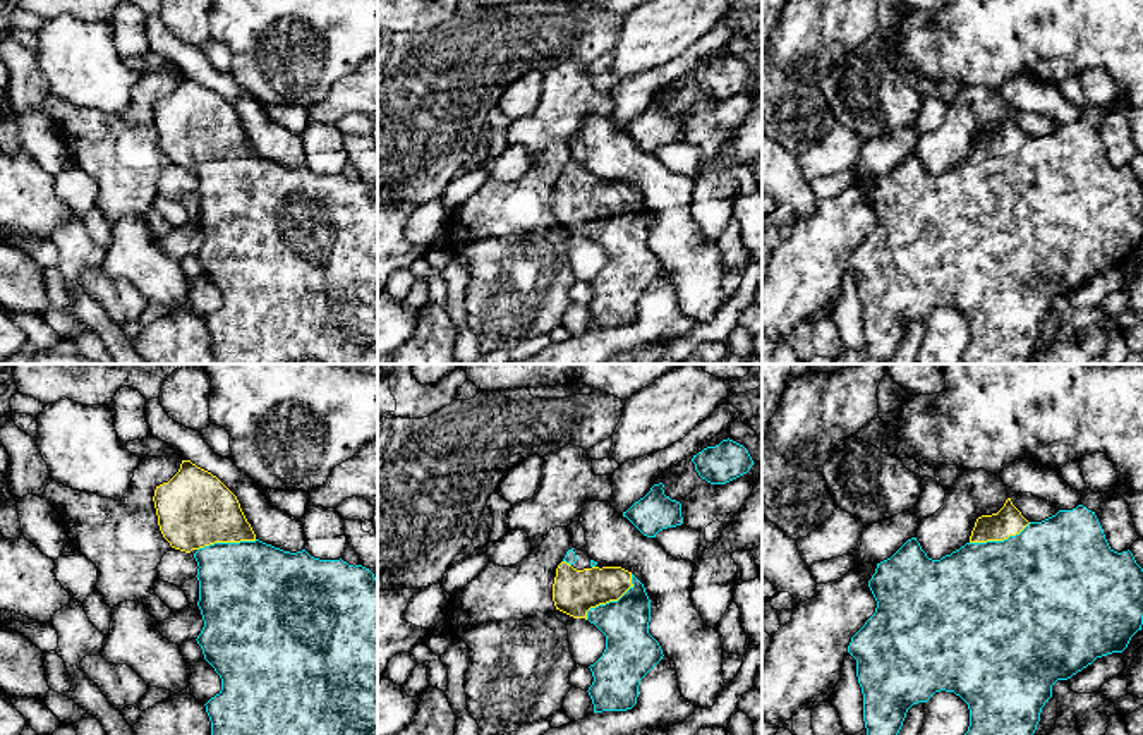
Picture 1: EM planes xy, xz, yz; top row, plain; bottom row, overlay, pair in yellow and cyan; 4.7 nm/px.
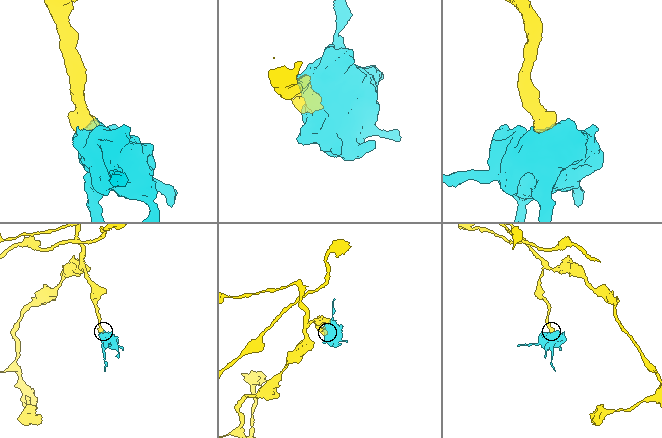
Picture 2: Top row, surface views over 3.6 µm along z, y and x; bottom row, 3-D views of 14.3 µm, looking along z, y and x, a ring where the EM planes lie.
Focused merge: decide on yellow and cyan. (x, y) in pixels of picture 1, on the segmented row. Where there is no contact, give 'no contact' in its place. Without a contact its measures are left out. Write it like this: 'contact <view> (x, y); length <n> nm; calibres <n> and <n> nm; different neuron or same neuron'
contact xz (611, 600); length 300 nm; calibres 200 and 240 nm; same neuron

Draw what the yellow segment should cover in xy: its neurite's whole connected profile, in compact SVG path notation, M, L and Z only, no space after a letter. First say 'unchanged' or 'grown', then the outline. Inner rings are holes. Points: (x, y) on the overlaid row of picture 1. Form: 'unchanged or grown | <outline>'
grown | M182 460L178 472L154 489L154 508L163 538L172 548L190 553L197 562L199 601L204 627L197 635L204 659L221 678L221 690L204 706L211 735L378 735L378 579L362 565L340 560L319 560L305 550L290 553L259 541L247 522L237 496L211 472Z

